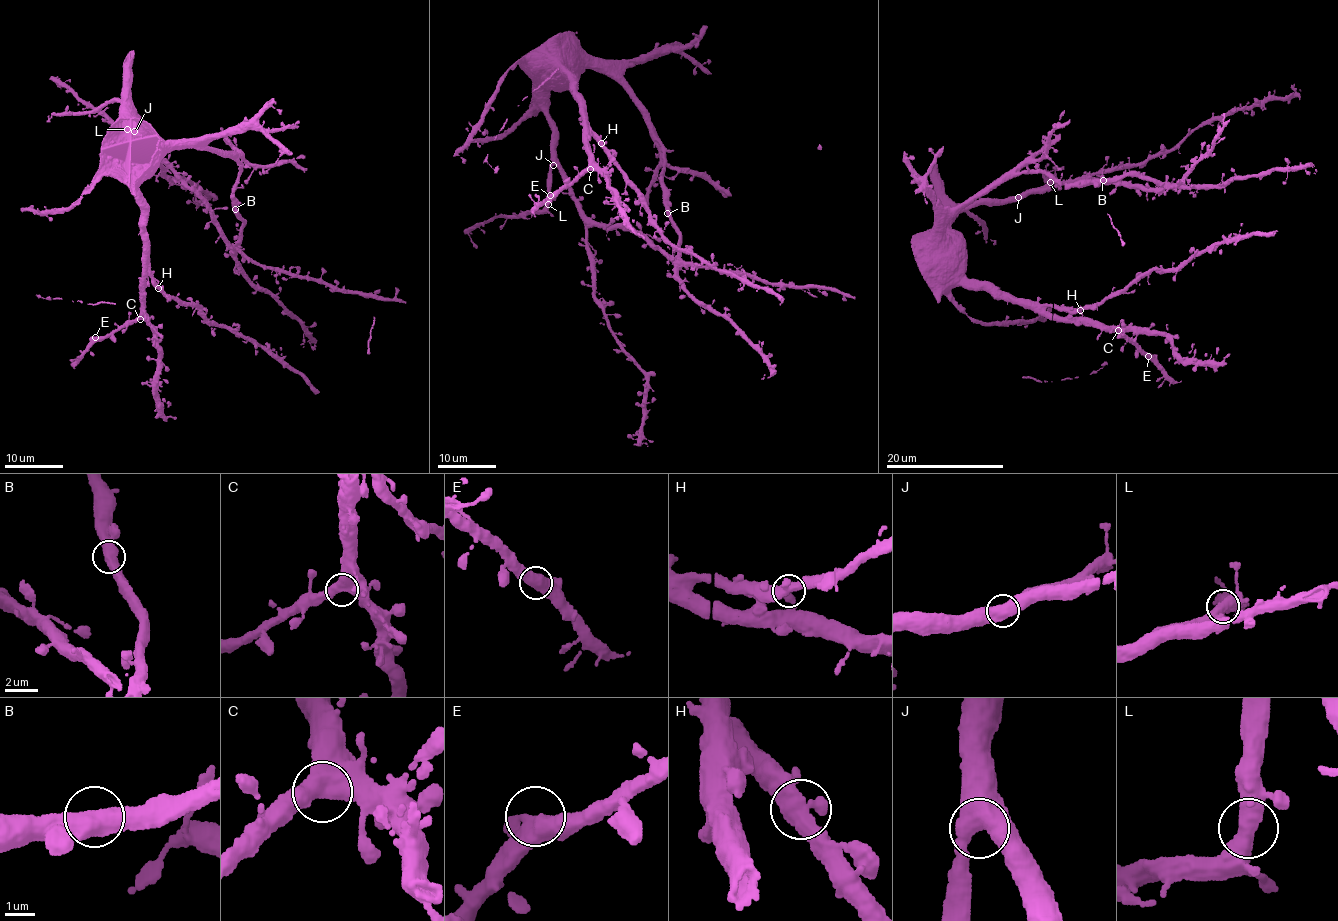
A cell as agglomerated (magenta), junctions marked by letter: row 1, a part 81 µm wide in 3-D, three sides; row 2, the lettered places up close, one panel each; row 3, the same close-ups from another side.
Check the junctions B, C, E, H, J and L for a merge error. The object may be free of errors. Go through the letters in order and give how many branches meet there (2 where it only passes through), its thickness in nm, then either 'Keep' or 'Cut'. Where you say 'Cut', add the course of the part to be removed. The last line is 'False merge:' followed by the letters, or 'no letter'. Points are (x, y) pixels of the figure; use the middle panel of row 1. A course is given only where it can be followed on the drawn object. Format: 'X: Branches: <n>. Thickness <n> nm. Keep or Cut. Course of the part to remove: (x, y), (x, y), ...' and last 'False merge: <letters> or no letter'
B: Branches: 2. Thickness 480 nm. Keep
C: Branches: 2. Thickness 480 nm. Keep
E: Branches: 2. Thickness 600 nm. Keep
H: Branches: 2. Thickness 480 nm. Keep
J: Branches: 2. Thickness 500 nm. Keep
L: Branches: 2. Thickness 500 nm. Keep
False merge: no letter

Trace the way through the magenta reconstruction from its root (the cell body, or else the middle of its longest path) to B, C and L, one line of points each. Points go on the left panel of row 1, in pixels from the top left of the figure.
B: (139, 123), (136, 135), (168, 161), (181, 180), (195, 187), (232, 246), (244, 222), (235, 209)
C: (139, 123), (140, 116), (134, 114), (131, 151), (143, 200), (145, 243), (140, 319)
L: (139, 123), (137, 132), (127, 129)

